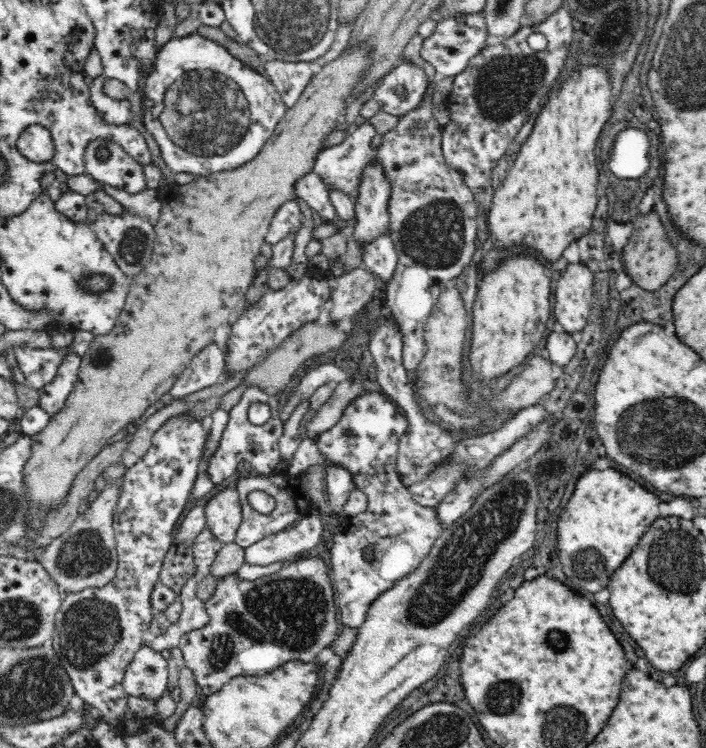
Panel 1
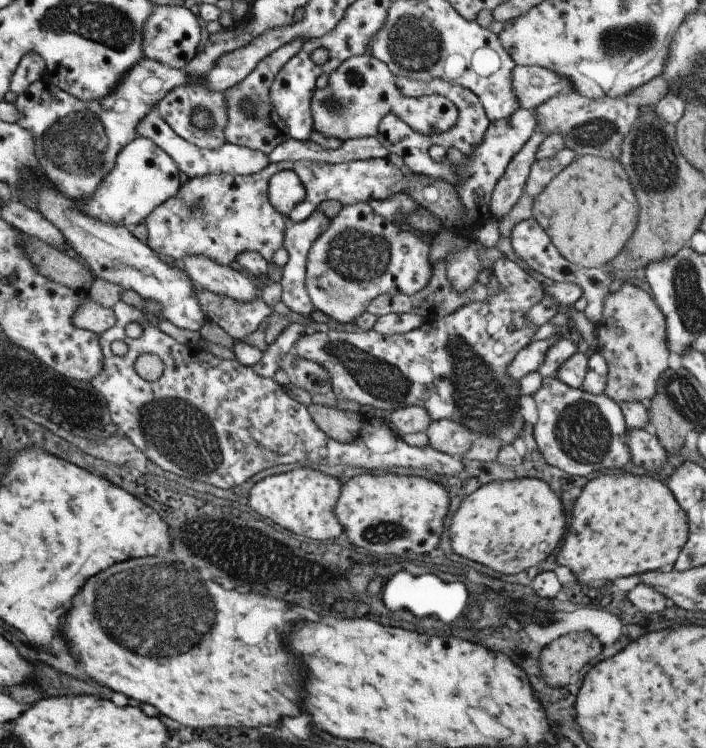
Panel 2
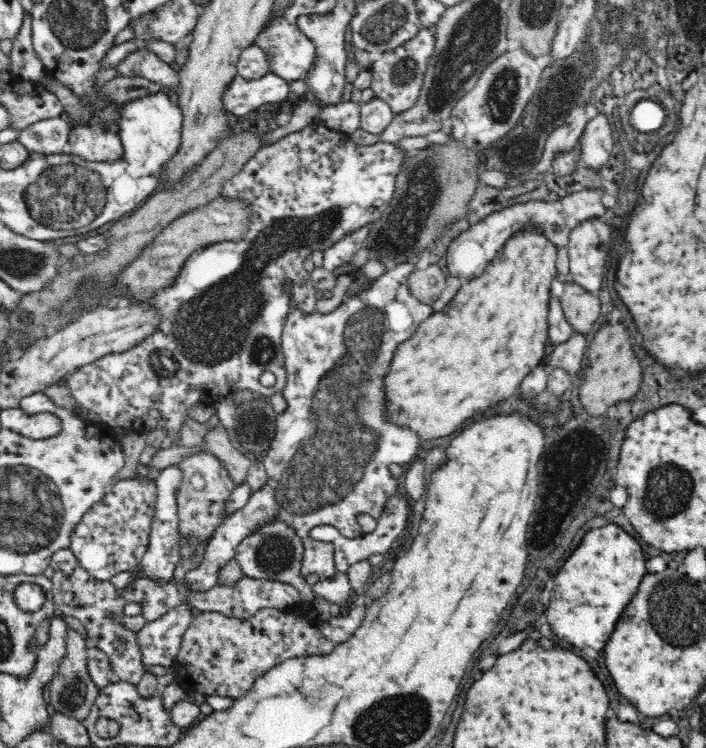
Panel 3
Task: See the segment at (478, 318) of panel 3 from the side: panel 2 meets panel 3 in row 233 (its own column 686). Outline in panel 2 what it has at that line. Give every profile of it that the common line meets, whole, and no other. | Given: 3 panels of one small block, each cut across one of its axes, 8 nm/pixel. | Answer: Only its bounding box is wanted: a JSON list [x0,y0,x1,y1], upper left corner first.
[553,472,689,588]

